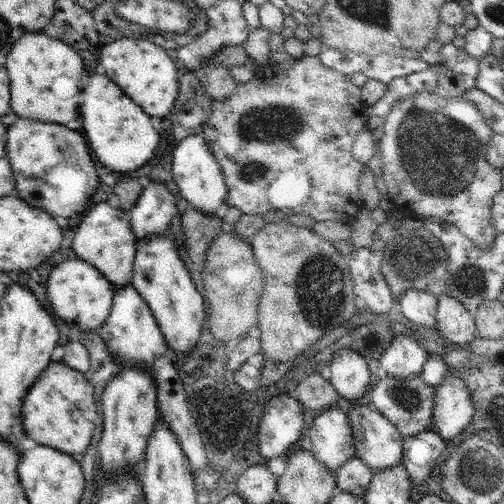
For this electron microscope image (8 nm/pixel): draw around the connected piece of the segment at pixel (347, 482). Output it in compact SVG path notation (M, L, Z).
M352 456L346 460L335 475L337 480L337 490L348 492L356 498L363 498L372 480L372 471L366 463L359 457Z

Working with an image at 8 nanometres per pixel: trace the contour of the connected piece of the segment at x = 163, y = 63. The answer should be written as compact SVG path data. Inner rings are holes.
M145 38L103 41L100 45L98 67L148 116L167 120L179 95L179 77L171 55L153 40Z

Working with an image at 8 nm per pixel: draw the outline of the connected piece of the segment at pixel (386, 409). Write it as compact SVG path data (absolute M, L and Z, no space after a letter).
M382 374L368 394L376 410L398 429L403 438L418 436L422 430L428 430L433 419L435 389L422 380L421 374L418 374L416 378L400 378L400 376Z

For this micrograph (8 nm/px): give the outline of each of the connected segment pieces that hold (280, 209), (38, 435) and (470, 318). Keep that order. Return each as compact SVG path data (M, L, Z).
M304 56L295 60L294 64L288 68L281 70L275 64L268 64L261 67L254 73L254 78L246 84L238 84L234 94L230 98L222 98L222 100L212 100L212 114L204 126L202 136L208 145L208 150L214 154L216 162L220 164L225 178L226 186L228 186L228 198L226 203L231 207L238 208L242 211L242 215L252 213L254 215L266 216L269 212L277 212L283 218L292 214L304 214L315 218L316 221L330 220L330 222L342 222L351 225L356 216L360 214L360 210L364 209L364 202L360 198L360 188L358 188L358 180L362 176L364 164L356 162L352 156L352 150L358 134L362 132L364 126L370 118L368 107L361 97L361 87L357 87L352 83L350 76L344 76L341 72L328 68L320 62L319 56Z
M63 360L58 362L50 361L48 368L38 376L38 380L22 400L22 418L25 434L28 434L40 446L47 446L77 458L82 455L82 452L90 444L90 438L92 438L92 432L94 432L95 428L94 420L98 416L96 408L94 387L90 384L88 375L66 366Z
M442 296L437 301L436 326L441 334L453 344L472 342L477 336L474 313L454 296Z

